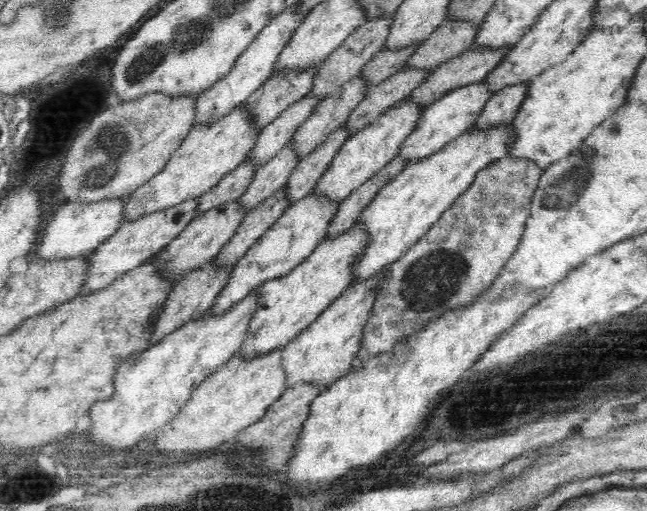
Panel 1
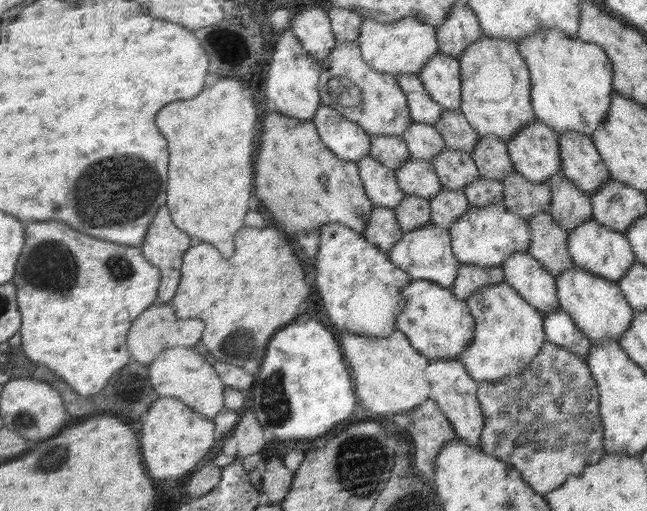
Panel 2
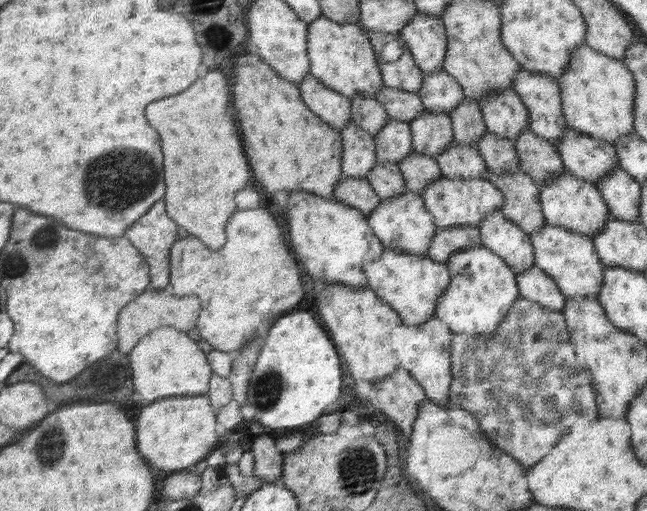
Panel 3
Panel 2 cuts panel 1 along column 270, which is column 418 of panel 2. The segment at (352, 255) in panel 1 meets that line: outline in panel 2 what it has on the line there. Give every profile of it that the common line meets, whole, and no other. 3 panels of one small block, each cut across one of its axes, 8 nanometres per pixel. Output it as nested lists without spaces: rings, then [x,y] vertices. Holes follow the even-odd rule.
[[[412,279],[410,286],[404,288],[400,294],[407,300],[406,307],[398,319],[395,328],[403,332],[410,338],[411,344],[416,350],[432,359],[456,359],[460,360],[467,346],[475,338],[475,317],[471,315],[471,309],[463,300],[460,300],[451,292],[451,288],[446,288],[429,280]]]

